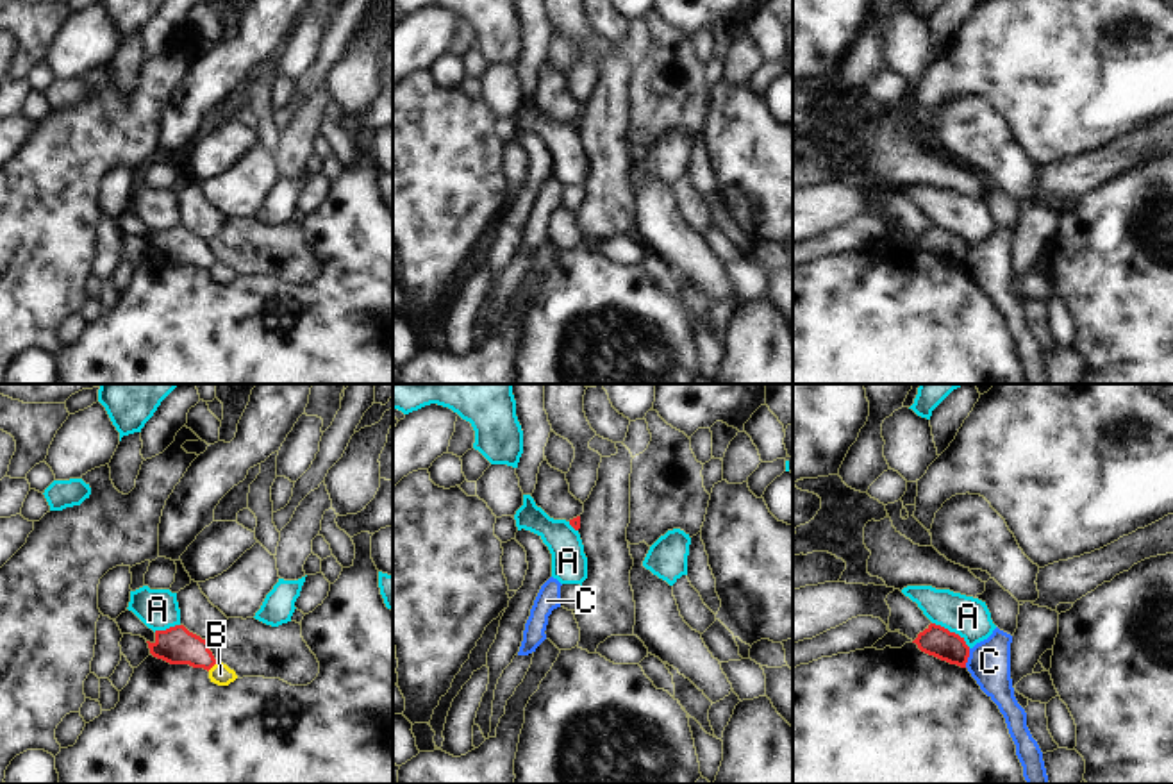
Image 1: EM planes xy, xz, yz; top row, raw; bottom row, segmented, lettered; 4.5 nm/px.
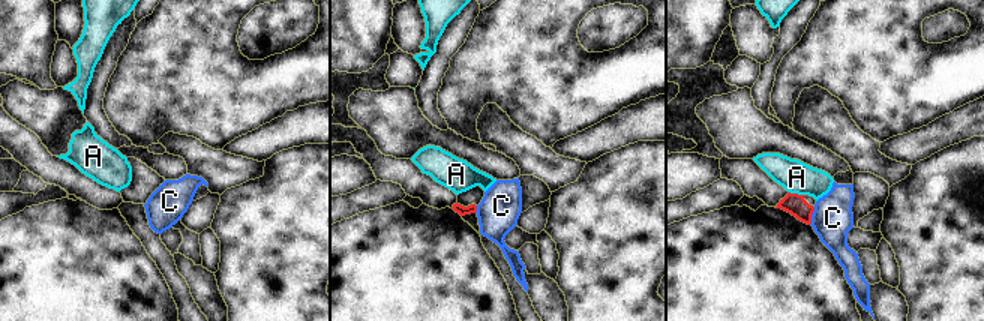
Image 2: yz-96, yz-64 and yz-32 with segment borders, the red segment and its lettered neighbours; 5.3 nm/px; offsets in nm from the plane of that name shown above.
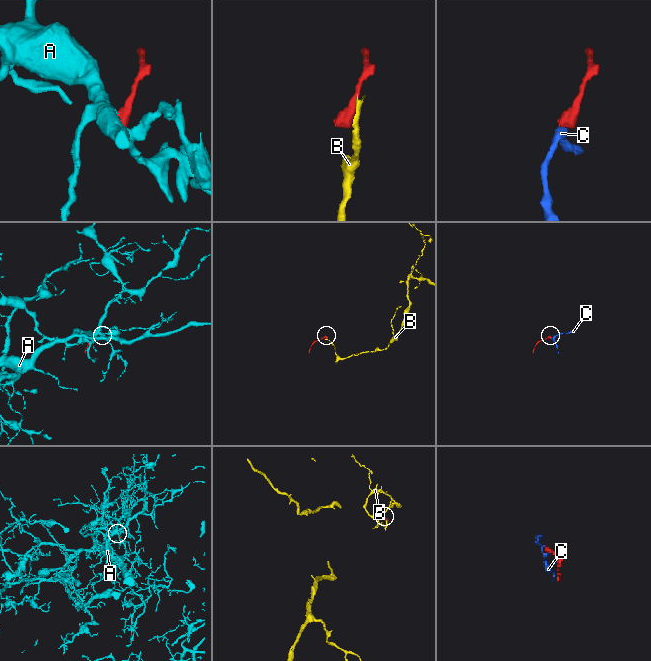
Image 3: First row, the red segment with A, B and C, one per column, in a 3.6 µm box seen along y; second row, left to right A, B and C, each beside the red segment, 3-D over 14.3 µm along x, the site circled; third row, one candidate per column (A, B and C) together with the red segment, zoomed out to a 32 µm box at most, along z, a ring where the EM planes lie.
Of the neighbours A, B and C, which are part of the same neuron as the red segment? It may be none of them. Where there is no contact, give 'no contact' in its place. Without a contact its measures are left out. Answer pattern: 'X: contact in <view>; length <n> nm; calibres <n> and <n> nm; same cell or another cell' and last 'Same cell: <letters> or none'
A: contact in yz; length 200 nm; calibres 140 and 180 nm; another cell
B: contact in xy; length 60 nm; calibres 170 and 100 nm; another cell
C: contact in yz; length 90 nm; calibres 140 and 190 nm; another cell
Same cell: none

